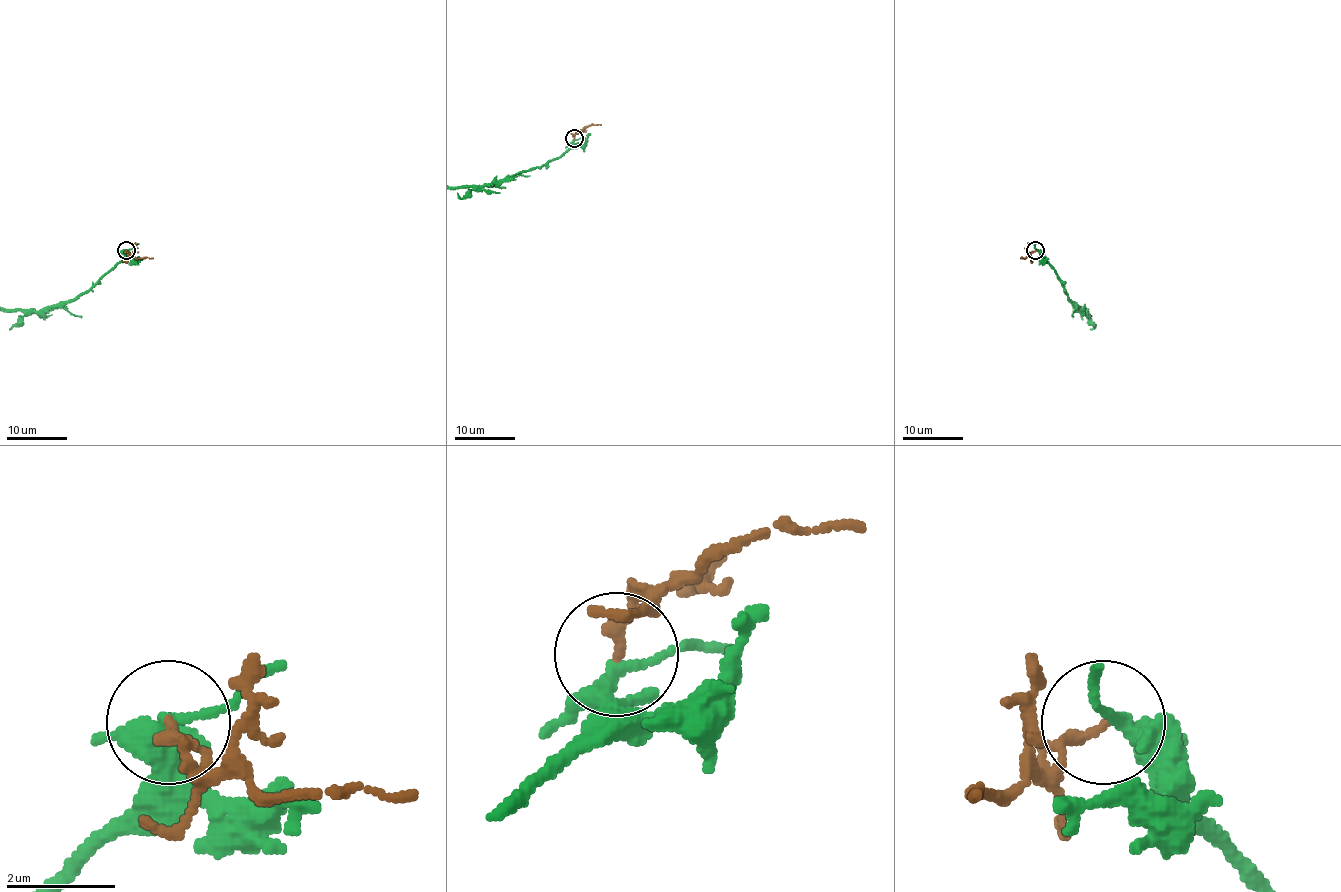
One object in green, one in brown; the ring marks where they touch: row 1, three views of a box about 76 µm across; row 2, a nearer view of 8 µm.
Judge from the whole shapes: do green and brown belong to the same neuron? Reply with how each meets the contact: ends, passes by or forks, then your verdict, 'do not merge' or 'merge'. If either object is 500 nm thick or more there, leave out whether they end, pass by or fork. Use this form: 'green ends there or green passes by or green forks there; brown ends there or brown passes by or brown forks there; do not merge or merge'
green forks there; brown ends there; do not merge

